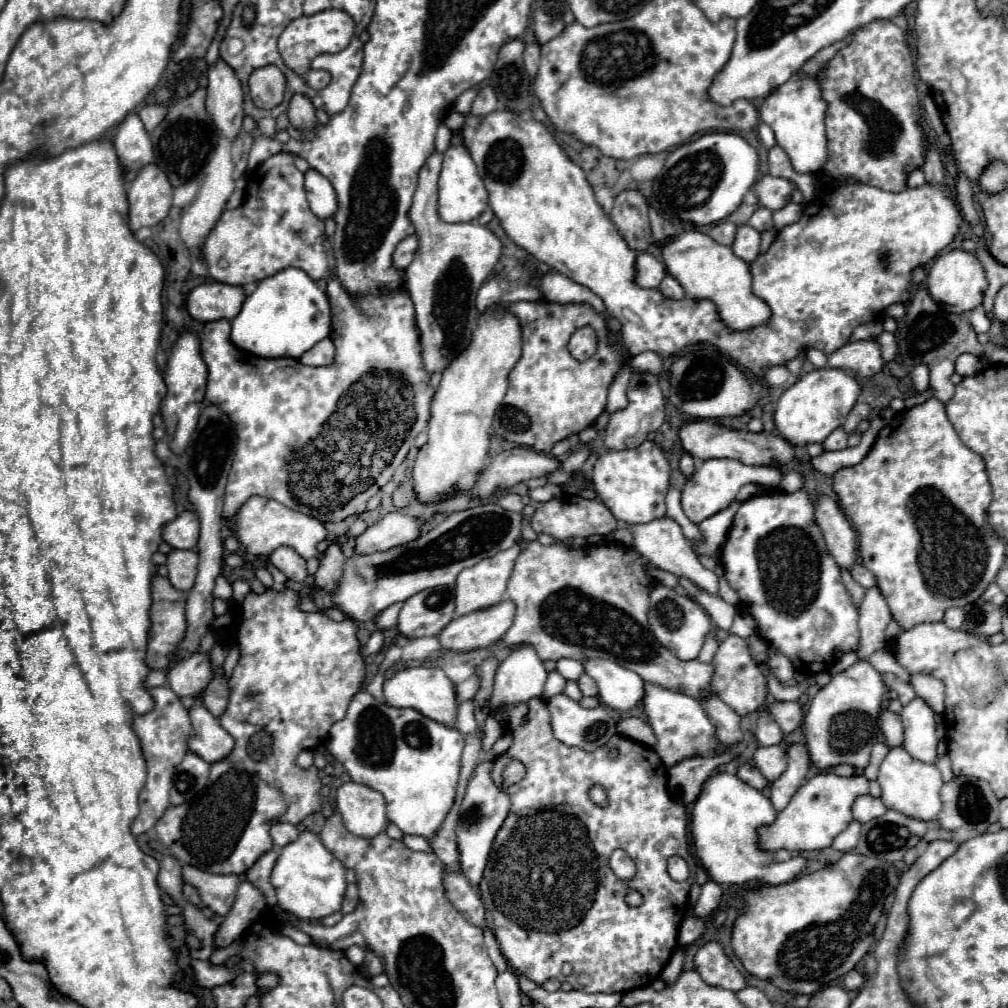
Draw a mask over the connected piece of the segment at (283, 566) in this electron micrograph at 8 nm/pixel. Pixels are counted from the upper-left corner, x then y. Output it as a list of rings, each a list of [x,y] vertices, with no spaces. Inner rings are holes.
[[[286,545],[274,549],[274,553],[270,555],[270,561],[292,581],[304,581],[308,577],[306,561],[302,557],[298,557],[298,553]]]

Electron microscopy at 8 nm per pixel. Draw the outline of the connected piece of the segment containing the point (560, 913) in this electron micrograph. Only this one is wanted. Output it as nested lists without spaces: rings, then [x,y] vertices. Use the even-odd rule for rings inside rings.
[[[534,697],[526,703],[518,703],[518,705],[512,705],[508,709],[502,709],[506,715],[508,715],[508,721],[506,721],[506,733],[512,737],[512,745],[508,747],[506,753],[502,753],[500,757],[494,759],[494,769],[490,773],[490,777],[494,777],[494,783],[498,787],[502,787],[502,769],[504,765],[516,757],[520,759],[524,765],[526,765],[526,777],[504,789],[510,797],[510,813],[506,817],[506,821],[502,823],[496,839],[494,839],[494,845],[492,845],[492,851],[490,851],[490,857],[488,857],[488,865],[484,869],[484,879],[480,883],[480,895],[482,895],[482,901],[484,905],[488,907],[488,911],[492,913],[492,931],[494,931],[494,937],[500,945],[500,951],[502,955],[506,957],[508,965],[526,975],[528,979],[532,979],[534,983],[542,985],[546,979],[558,979],[558,981],[568,981],[574,989],[580,989],[580,991],[586,991],[586,993],[626,993],[630,989],[636,989],[640,985],[650,985],[650,981],[658,979],[662,969],[666,967],[666,963],[670,961],[676,945],[678,945],[678,929],[680,929],[680,923],[682,923],[682,917],[686,917],[686,911],[688,911],[688,891],[690,891],[690,885],[696,881],[696,859],[694,855],[690,853],[690,847],[688,847],[688,821],[686,821],[686,809],[684,805],[672,801],[672,797],[668,795],[668,789],[666,789],[666,767],[662,765],[660,757],[656,755],[654,749],[650,747],[644,747],[632,739],[626,739],[622,735],[614,735],[612,741],[608,745],[604,745],[602,749],[596,749],[592,753],[588,751],[582,751],[578,747],[568,747],[564,745],[562,741],[558,741],[552,733],[552,725],[550,725],[550,711],[546,709],[546,701],[542,697]],[[528,717],[526,723],[522,723],[522,719]],[[616,749],[618,755],[616,757],[610,757],[610,751]],[[592,785],[602,785],[606,791],[608,791],[608,805],[606,807],[596,807],[596,803],[590,801],[588,797],[588,789]],[[614,849],[624,849],[636,863],[638,871],[636,875],[630,879],[630,881],[624,881],[624,879],[618,879],[614,875],[614,871],[610,869],[608,865],[608,857],[612,855]],[[672,855],[680,855],[688,867],[690,867],[690,877],[686,881],[674,881],[668,871],[666,871],[666,863]],[[630,889],[636,889],[642,893],[644,897],[644,903],[640,907],[630,907],[626,905],[624,901],[624,895],[630,891]]]

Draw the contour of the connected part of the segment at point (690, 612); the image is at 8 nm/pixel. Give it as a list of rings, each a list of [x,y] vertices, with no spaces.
[[[656,585],[650,593],[648,623],[650,623],[654,637],[660,641],[660,645],[670,649],[682,661],[690,661],[690,659],[698,657],[698,653],[704,645],[704,637],[710,631],[710,617],[698,603],[694,603],[688,597],[682,597],[682,595],[674,593],[670,587],[662,587],[662,585]]]

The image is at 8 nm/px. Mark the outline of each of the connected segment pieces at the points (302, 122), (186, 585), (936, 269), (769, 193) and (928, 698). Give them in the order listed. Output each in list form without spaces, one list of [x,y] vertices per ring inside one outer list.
[[[294,93],[288,105],[288,119],[296,129],[312,129],[316,125],[312,101],[306,95]]]
[[[172,549],[168,553],[168,579],[180,591],[190,591],[196,579],[198,553],[196,551],[178,551]]]
[[[952,249],[948,253],[942,253],[930,263],[928,269],[928,281],[926,289],[938,301],[940,305],[970,305],[970,309],[978,307],[982,303],[982,295],[988,287],[982,263],[976,259],[974,253],[968,253],[964,249]]]
[[[764,175],[760,181],[756,181],[754,185],[754,193],[758,197],[758,203],[770,211],[782,209],[792,195],[792,183],[782,179],[782,177],[774,177],[774,175]]]
[[[912,675],[912,687],[932,711],[944,713],[944,683],[930,675]]]

